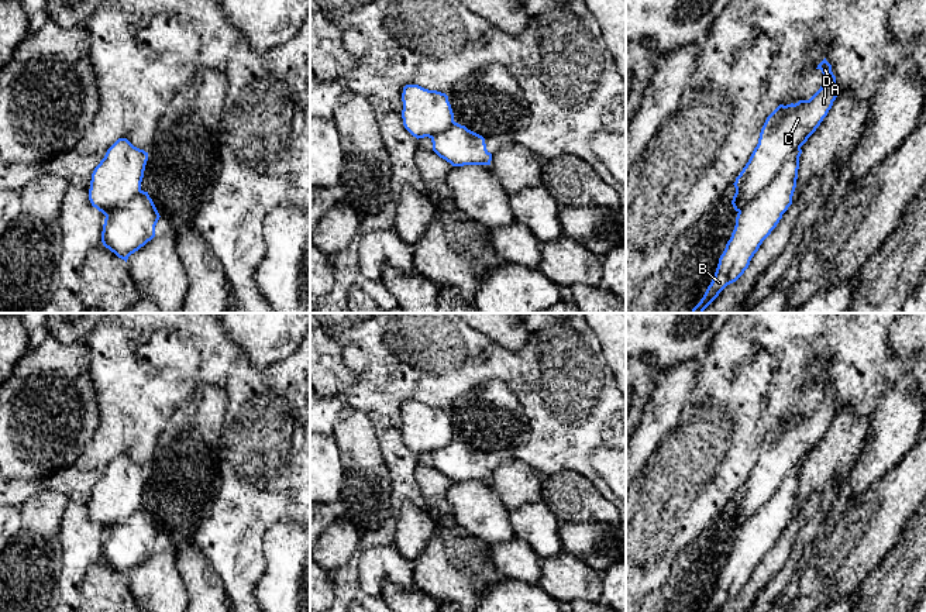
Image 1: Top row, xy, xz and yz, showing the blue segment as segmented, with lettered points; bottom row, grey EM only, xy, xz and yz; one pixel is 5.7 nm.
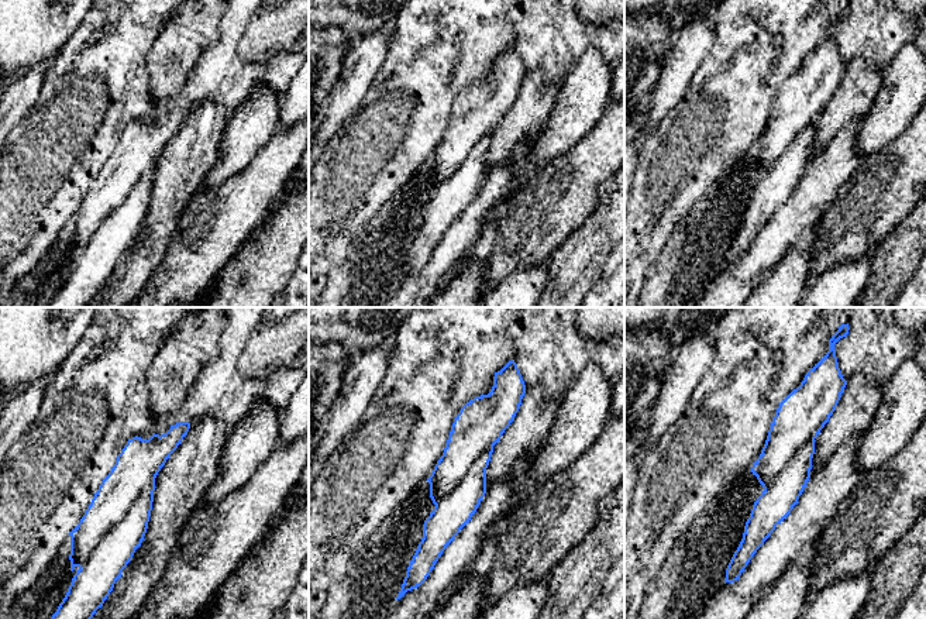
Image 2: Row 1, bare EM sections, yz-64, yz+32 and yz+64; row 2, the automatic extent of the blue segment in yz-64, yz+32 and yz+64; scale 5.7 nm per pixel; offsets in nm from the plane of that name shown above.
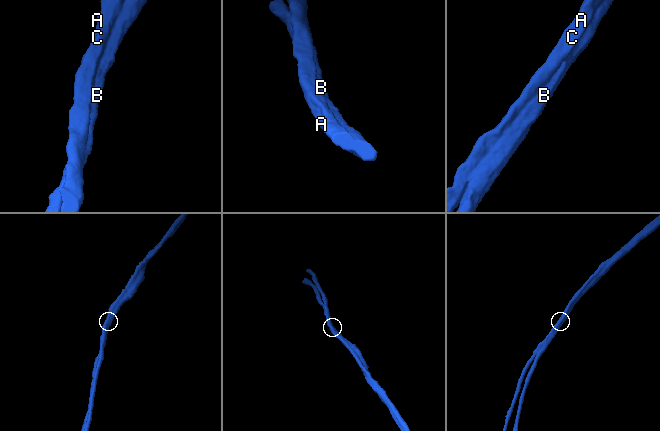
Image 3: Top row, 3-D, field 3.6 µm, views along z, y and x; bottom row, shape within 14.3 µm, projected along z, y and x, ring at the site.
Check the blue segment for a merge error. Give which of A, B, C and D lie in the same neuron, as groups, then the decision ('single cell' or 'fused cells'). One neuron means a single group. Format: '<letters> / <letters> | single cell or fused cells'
A C D / B | fused cells

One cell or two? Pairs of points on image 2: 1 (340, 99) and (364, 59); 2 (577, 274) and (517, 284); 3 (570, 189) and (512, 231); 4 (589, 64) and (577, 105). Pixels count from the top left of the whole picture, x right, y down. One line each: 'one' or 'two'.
1: one
2: two
3: one
4: one

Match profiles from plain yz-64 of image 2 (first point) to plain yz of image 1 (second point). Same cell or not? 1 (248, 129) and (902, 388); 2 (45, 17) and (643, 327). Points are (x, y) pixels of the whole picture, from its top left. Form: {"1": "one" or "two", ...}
{"1": "one", "2": "one"}

